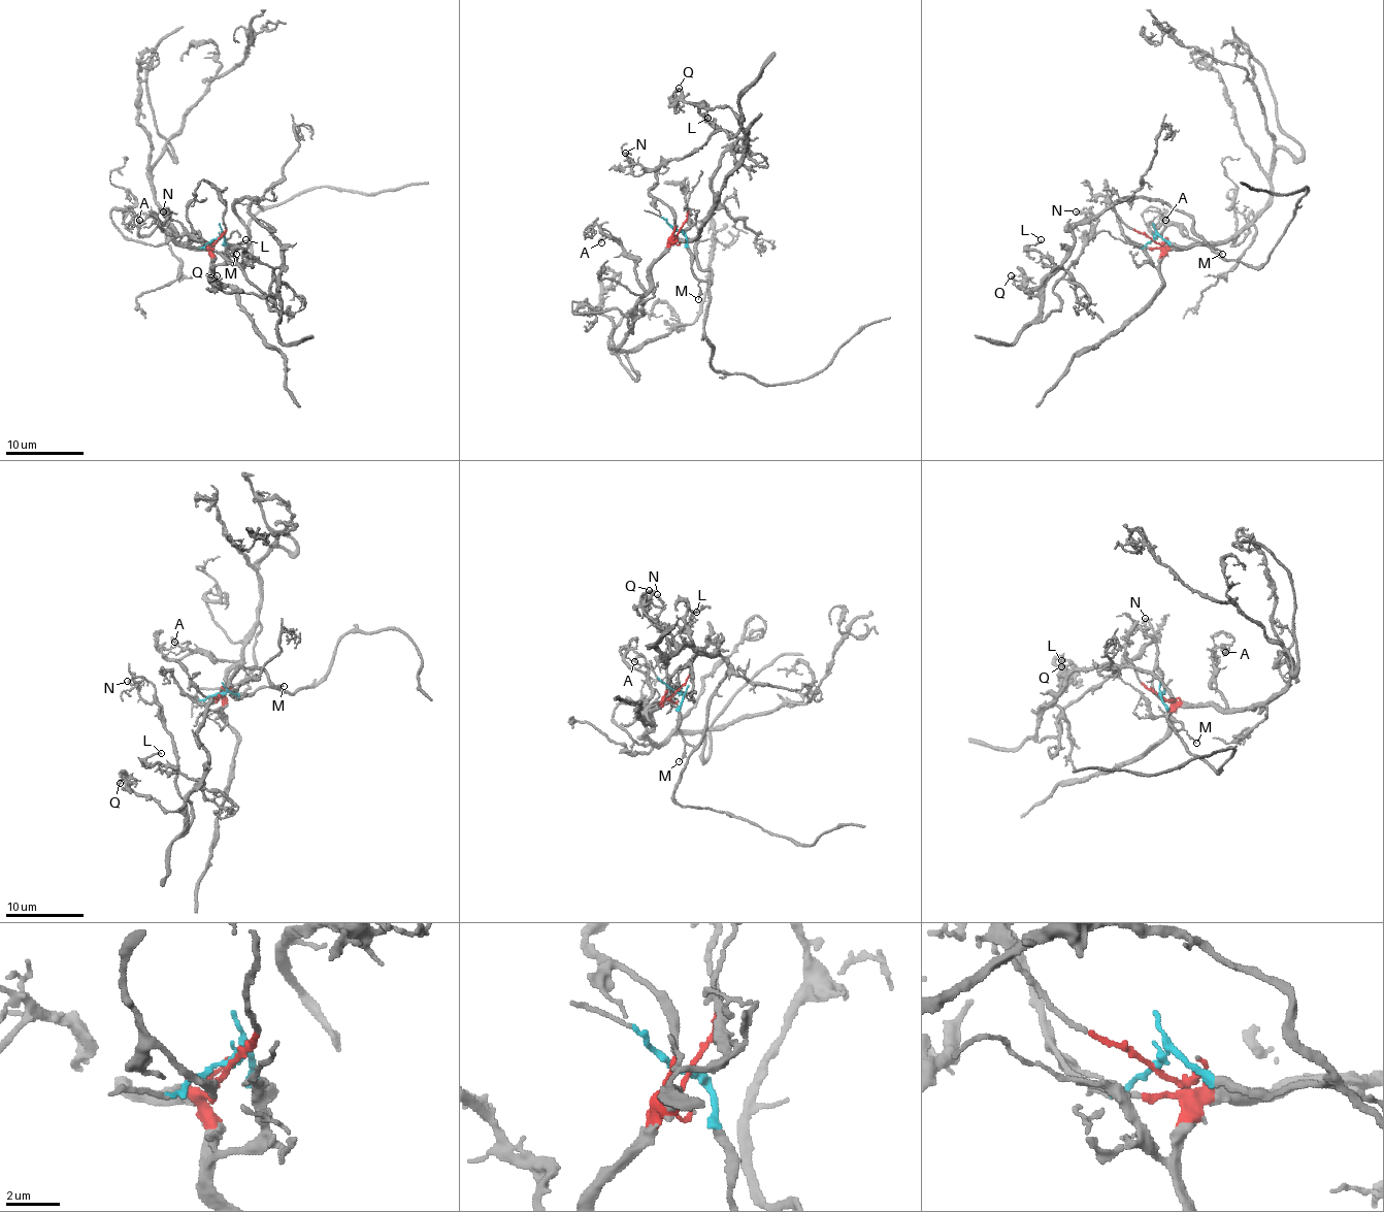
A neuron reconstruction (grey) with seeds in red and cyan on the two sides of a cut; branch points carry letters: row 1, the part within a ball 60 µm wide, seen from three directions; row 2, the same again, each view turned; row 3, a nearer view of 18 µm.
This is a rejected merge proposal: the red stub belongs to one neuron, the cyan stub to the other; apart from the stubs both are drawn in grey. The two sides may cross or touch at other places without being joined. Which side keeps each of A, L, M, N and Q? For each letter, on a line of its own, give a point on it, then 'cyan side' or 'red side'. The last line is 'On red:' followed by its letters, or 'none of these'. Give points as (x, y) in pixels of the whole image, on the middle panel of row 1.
A: (601, 242) | red side
L: (707, 118) | cyan side
M: (698, 299) | cyan side
N: (625, 153) | cyan side
Q: (679, 88) | cyan side
On red: A

